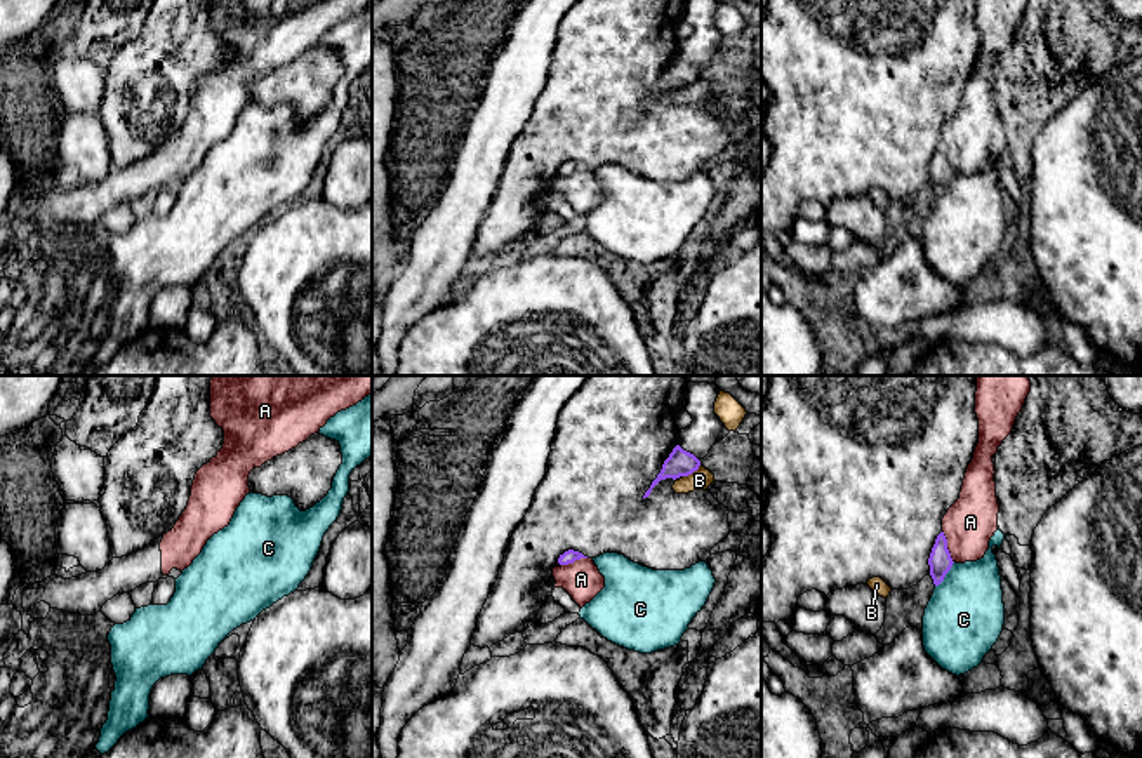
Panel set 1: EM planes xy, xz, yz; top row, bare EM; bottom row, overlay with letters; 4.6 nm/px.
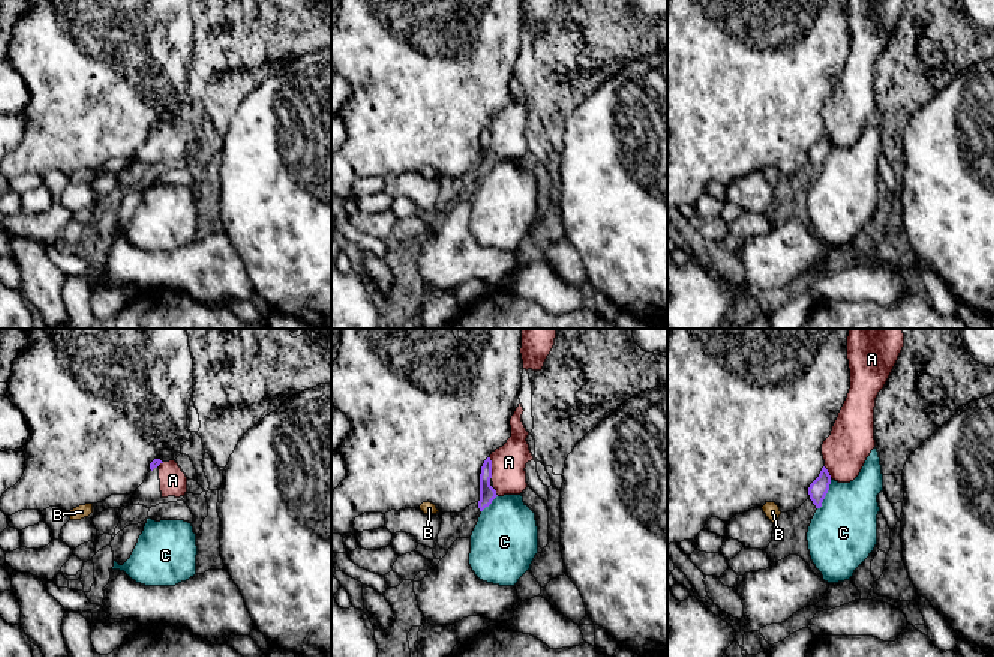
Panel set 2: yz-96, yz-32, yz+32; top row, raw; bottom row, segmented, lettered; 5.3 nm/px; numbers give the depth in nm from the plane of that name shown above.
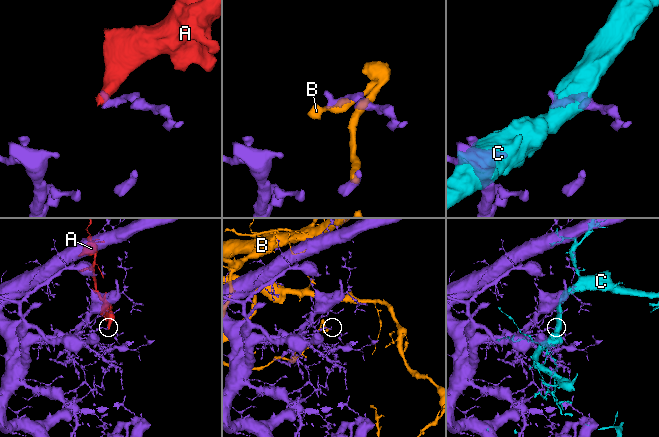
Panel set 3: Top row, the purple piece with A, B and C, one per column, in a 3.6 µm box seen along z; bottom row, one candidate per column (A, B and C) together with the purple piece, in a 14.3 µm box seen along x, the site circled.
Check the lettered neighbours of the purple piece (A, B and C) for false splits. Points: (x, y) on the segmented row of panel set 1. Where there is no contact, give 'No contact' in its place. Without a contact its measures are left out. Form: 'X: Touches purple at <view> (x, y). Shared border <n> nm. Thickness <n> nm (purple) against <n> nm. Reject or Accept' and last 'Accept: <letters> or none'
A: Touches purple at yz (946, 546). Shared border 160 nm. Thickness 110 nm (purple) against 240 nm. Reject
B: Touches purple at xz (692, 472). Shared border 100 nm. Thickness 130 nm (purple) against 100 nm. Reject
C: Touches purple at yz (946, 572). Shared border 150 nm. Thickness 110 nm (purple) against 360 nm. Reject
Accept: none

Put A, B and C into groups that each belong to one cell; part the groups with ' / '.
A / B / C

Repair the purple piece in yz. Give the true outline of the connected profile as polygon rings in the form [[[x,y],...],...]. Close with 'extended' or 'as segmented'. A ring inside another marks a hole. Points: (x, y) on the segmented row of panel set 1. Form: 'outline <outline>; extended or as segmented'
outline [[[940,532],[935,539],[935,544],[933,544],[930,558],[928,558],[930,575],[932,575],[935,586],[939,586],[944,581],[944,577],[951,570],[953,563],[954,562],[947,549],[947,539],[946,539],[944,532]]]; as segmented

